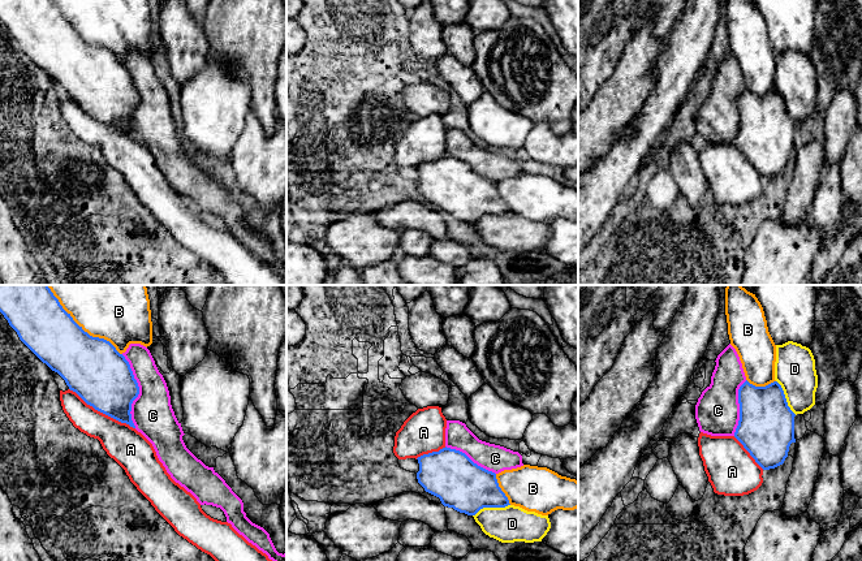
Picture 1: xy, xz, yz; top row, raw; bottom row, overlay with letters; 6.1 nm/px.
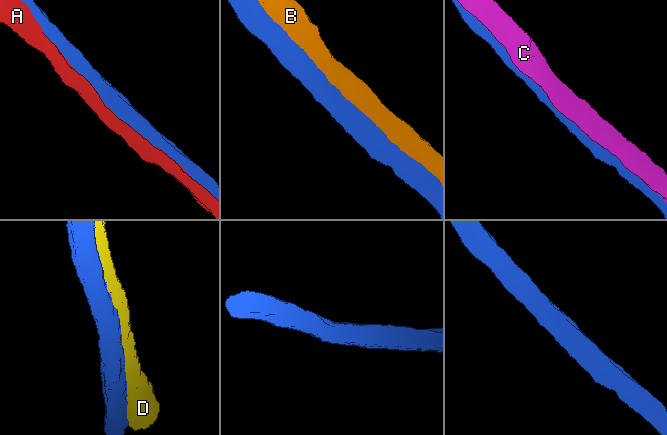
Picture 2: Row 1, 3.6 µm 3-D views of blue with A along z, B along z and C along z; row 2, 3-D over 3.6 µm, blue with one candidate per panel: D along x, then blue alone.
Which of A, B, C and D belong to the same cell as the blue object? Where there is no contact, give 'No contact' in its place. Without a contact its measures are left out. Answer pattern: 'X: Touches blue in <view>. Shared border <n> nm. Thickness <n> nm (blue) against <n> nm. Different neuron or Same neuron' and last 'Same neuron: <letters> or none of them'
A: Touches blue in xy. Shared border 480 nm. Thickness 360 nm (blue) against 220 nm. Different neuron
B: Touches blue in xy. Shared border 650 nm. Thickness 360 nm (blue) against 500 nm. Different neuron
C: Touches blue in xy. Shared border 460 nm. Thickness 360 nm (blue) against 260 nm. Different neuron
D: Touches blue in xz. Shared border 240 nm. Thickness 320 nm (blue) against 220 nm. Different neuron
Same neuron: none of them

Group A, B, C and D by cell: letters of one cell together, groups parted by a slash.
A / B / C / D

